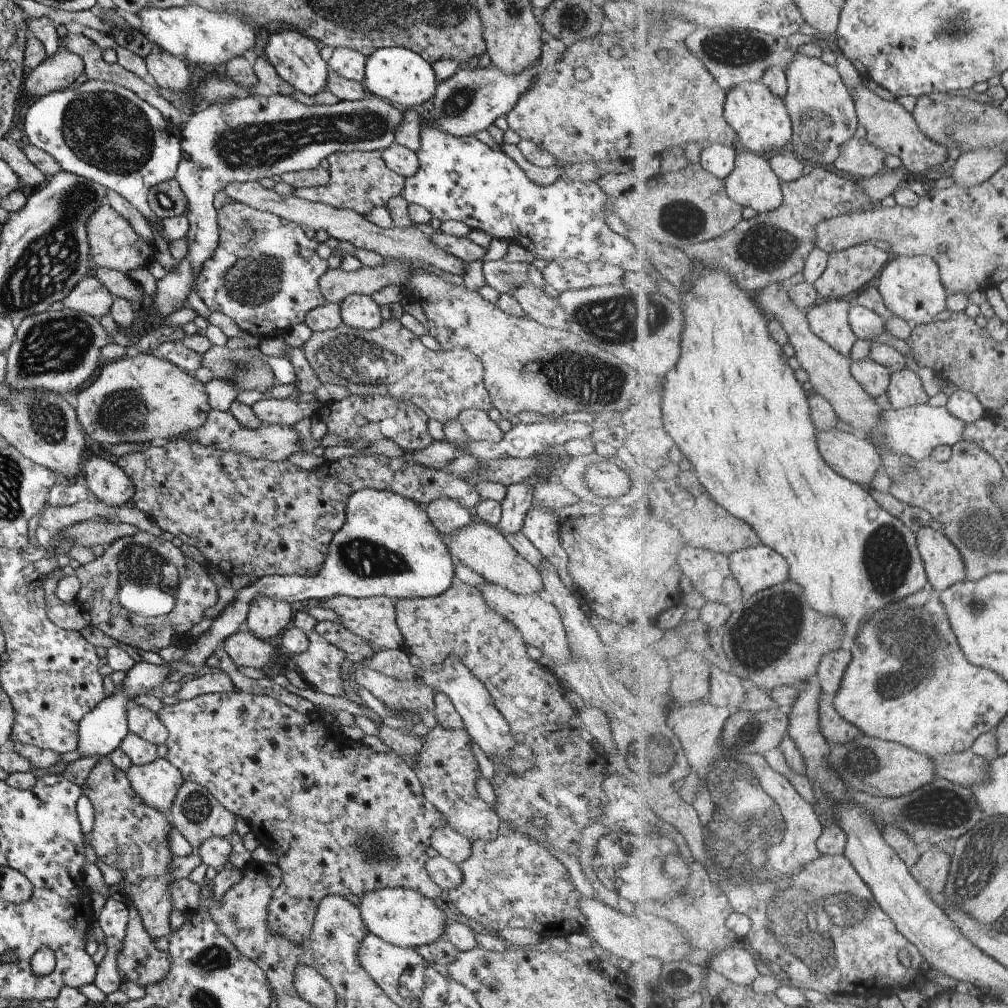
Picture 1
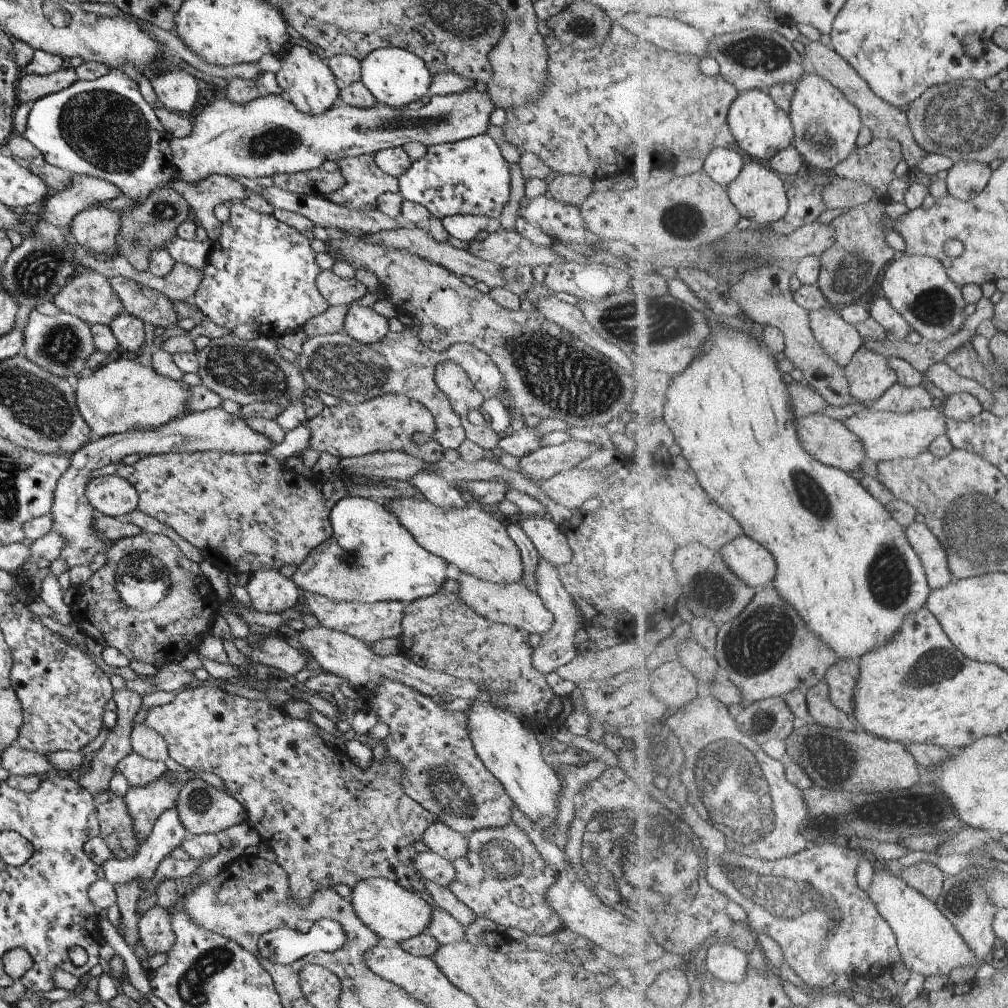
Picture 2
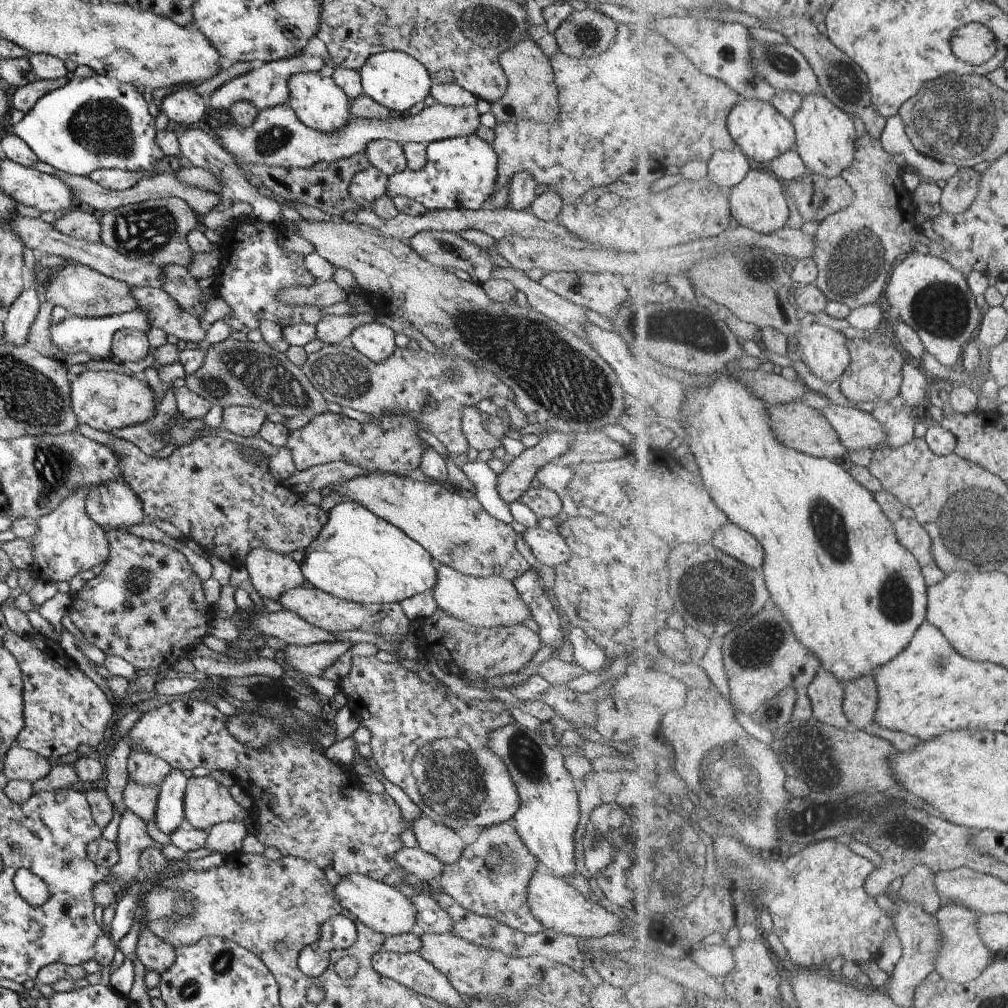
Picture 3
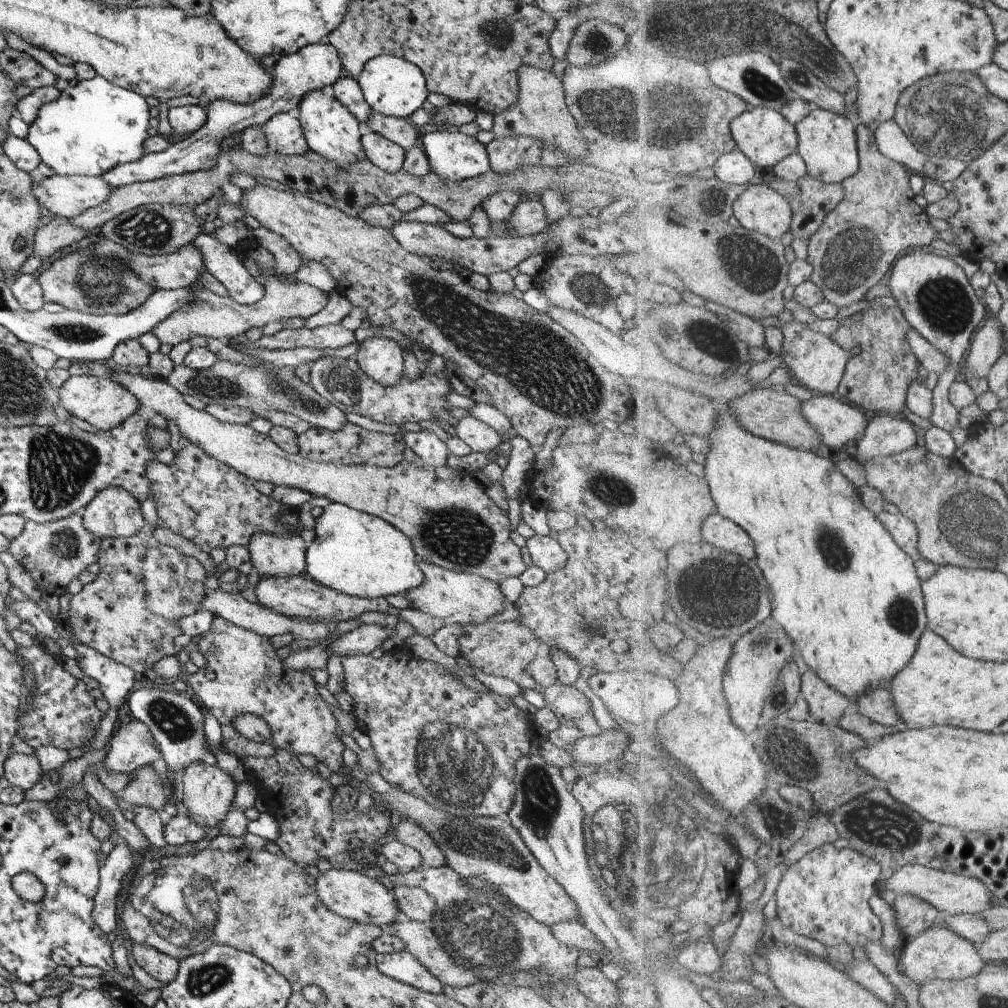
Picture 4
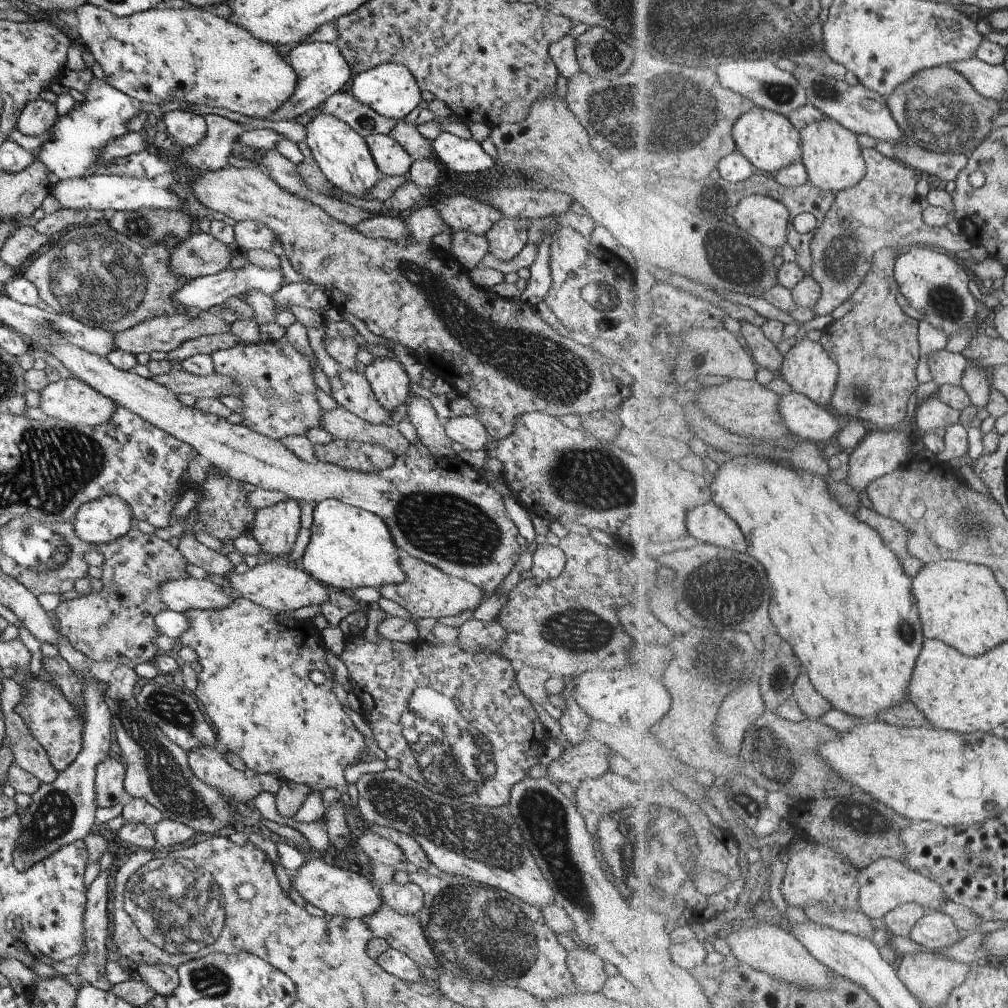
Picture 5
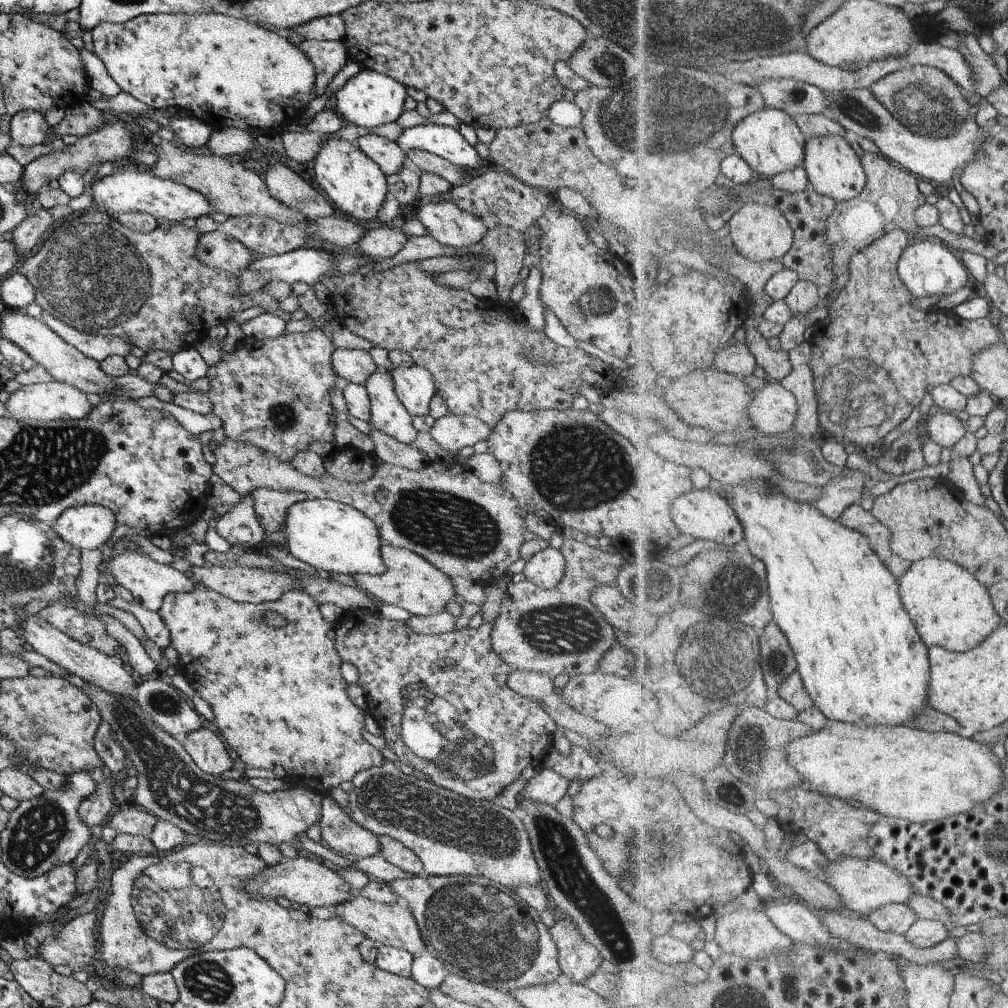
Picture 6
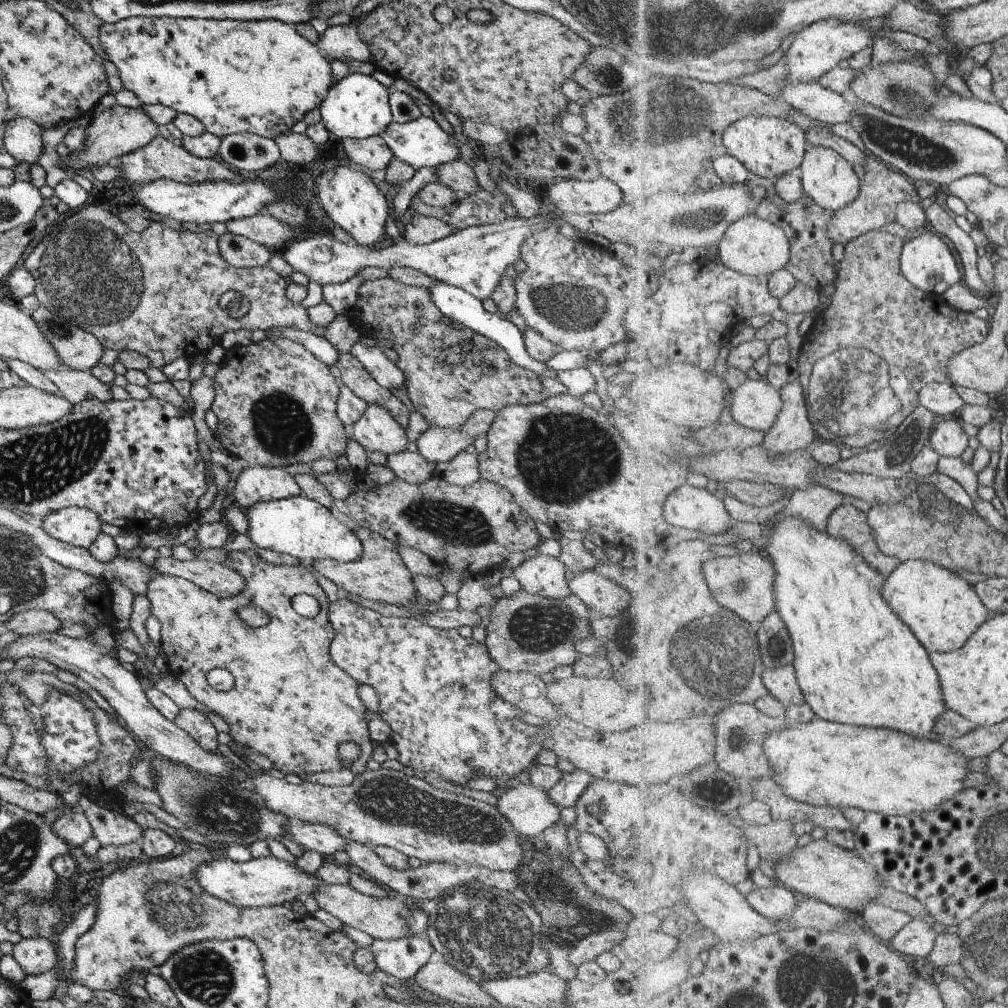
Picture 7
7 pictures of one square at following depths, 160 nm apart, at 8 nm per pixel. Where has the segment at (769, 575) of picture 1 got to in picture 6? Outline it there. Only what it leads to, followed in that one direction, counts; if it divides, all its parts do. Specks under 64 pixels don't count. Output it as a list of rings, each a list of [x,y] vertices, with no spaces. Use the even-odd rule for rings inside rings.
[[[695,489],[680,496],[672,508],[672,517],[683,533],[705,543],[733,546],[744,540],[744,526],[736,510],[721,493],[709,489]]]

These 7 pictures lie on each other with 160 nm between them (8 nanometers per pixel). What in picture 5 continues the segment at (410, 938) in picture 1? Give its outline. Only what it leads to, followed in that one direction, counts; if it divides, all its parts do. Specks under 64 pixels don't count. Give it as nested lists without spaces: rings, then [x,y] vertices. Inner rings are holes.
[[[314,855],[291,874],[291,878],[293,878],[293,888],[304,900],[323,910],[326,915],[359,920],[373,914],[382,905],[377,886],[371,884],[359,873],[332,865],[328,858]]]

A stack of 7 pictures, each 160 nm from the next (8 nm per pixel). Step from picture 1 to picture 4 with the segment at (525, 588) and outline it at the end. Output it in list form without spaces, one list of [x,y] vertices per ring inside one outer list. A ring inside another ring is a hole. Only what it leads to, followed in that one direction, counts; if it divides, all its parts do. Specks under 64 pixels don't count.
[[[104,363],[107,374],[118,385],[127,389],[137,400],[139,406],[152,408],[166,420],[172,420],[180,436],[201,447],[206,455],[220,463],[233,467],[239,474],[251,480],[271,482],[273,486],[285,485],[306,490],[311,496],[322,496],[331,503],[341,503],[367,514],[376,516],[394,526],[411,542],[416,551],[417,561],[425,561],[440,566],[442,569],[469,573],[496,583],[506,578],[517,577],[526,569],[521,559],[521,550],[509,539],[510,522],[508,516],[489,500],[483,486],[464,470],[453,471],[447,466],[433,467],[424,465],[419,458],[414,462],[403,459],[392,467],[369,465],[342,465],[309,460],[297,453],[289,454],[281,450],[264,434],[258,433],[247,425],[236,425],[219,422],[204,410],[198,411],[183,402],[181,395],[168,383],[160,379],[145,379],[141,375],[121,373],[112,369],[111,364]]]

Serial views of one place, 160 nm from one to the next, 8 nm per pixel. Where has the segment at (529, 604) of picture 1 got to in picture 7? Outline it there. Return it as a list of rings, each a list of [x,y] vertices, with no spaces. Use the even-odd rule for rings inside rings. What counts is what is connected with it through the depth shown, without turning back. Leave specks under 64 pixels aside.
[[[367,529],[352,530],[361,541],[362,555],[350,563],[337,563],[329,559],[320,559],[313,563],[313,570],[331,580],[337,588],[345,592],[369,599],[370,601],[389,603],[390,605],[407,605],[420,598],[413,586],[413,575],[405,567],[397,553],[396,544],[383,535]]]

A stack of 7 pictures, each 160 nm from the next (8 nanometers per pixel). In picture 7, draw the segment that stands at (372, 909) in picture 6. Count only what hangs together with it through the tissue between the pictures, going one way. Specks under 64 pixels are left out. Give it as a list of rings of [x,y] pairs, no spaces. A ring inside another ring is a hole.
[[[321,884],[312,894],[312,898],[318,904],[318,908],[329,912],[340,920],[343,924],[361,930],[365,934],[369,934],[374,939],[400,939],[408,937],[410,930],[408,927],[408,920],[410,917],[410,910],[405,903],[395,899],[393,895],[378,899],[377,897],[370,897],[347,885],[325,885]]]

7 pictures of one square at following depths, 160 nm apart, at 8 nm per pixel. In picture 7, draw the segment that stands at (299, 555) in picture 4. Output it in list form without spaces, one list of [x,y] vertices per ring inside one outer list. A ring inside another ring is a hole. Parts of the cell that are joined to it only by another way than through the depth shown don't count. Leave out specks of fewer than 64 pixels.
[[[248,466],[230,485],[229,500],[240,510],[254,503],[278,501],[301,494],[293,476],[281,467]]]

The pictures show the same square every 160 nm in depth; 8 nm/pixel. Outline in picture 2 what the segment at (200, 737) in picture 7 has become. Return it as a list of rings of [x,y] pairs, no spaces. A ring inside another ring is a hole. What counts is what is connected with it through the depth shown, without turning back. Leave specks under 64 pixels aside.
[[[201,779],[188,780],[180,788],[174,810],[183,828],[193,835],[221,835],[229,826],[245,823],[246,820],[245,809],[232,796]]]

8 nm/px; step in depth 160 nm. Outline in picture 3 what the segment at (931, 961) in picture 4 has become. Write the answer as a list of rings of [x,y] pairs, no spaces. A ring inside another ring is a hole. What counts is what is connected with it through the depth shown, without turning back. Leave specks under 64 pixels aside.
[[[943,902],[938,921],[941,930],[941,947],[937,950],[936,972],[944,980],[966,984],[981,977],[995,959],[993,952],[985,946],[977,930],[978,914],[957,902]]]

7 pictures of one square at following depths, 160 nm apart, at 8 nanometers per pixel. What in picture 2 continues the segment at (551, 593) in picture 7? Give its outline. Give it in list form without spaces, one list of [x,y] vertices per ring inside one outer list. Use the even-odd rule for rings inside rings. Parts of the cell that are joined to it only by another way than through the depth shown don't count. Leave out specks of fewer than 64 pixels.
[[[548,515],[524,516],[518,521],[543,560],[555,567],[571,560],[572,554],[565,535]]]

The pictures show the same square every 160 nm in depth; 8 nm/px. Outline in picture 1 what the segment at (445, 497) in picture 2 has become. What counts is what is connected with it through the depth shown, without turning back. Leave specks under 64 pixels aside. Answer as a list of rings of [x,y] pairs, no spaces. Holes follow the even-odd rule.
[[[444,498],[431,501],[424,506],[431,524],[443,535],[451,535],[456,530],[466,527],[472,521],[470,510],[466,510],[453,499]]]

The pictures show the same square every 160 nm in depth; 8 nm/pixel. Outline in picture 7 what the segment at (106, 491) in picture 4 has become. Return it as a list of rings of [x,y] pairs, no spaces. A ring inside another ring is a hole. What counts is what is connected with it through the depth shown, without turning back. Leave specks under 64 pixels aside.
[[[65,507],[45,515],[37,523],[55,540],[86,549],[101,532],[102,520],[89,509]]]

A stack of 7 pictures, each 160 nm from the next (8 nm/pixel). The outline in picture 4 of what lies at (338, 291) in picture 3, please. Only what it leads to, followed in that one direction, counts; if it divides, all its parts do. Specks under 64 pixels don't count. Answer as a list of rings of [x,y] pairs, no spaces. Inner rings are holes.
[[[255,243],[237,248],[235,252],[237,254],[243,252],[243,257],[253,259],[260,271],[266,274],[264,293],[261,298],[252,305],[240,305],[227,296],[221,297],[211,293],[199,282],[191,283],[184,288],[192,293],[193,299],[177,307],[165,320],[150,330],[158,338],[160,344],[173,346],[184,340],[194,343],[198,337],[228,340],[243,334],[248,328],[261,328],[267,322],[275,322],[293,316],[309,318],[319,312],[328,301],[328,293],[320,291],[310,284],[301,281],[285,283],[279,280],[274,272],[272,254]]]

